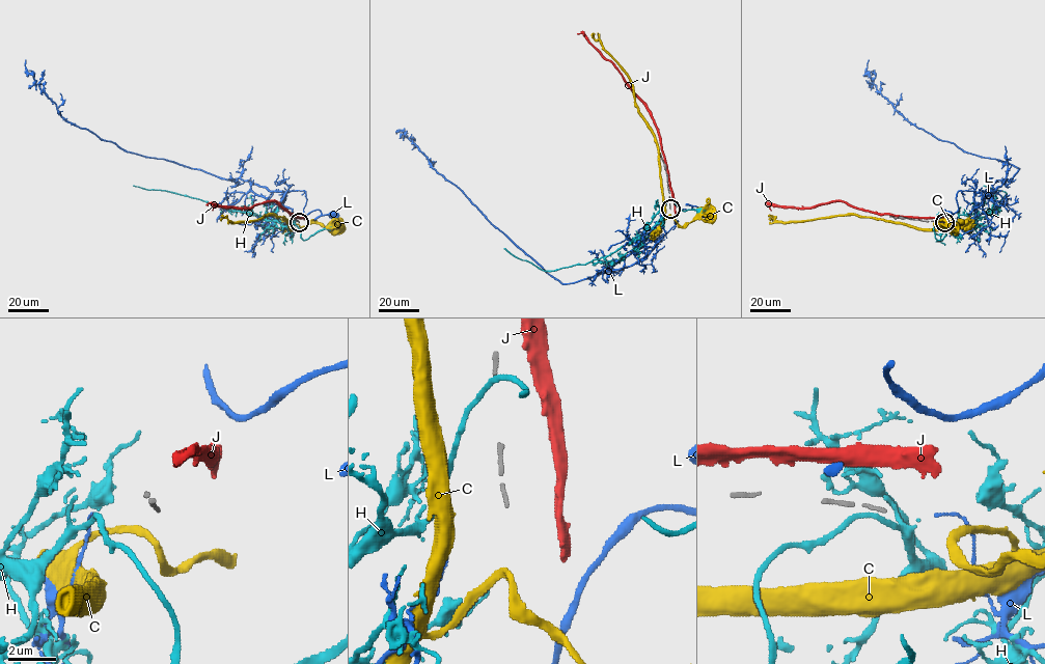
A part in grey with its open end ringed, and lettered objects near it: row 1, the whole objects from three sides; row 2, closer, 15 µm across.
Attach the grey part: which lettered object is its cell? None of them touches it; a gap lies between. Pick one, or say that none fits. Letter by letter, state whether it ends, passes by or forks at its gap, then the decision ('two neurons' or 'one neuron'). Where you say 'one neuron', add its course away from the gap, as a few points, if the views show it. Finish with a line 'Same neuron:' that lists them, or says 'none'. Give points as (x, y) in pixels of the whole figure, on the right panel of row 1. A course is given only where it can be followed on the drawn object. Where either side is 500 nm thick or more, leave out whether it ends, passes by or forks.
C: it passes by; two neurons
H: it passes by; two neurons
J: it passes by; two neurons
L: it ends there; two neurons
Same neuron: none

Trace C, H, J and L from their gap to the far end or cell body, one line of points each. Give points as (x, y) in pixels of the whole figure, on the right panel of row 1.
C: (950, 224), (953, 227), (963, 223), (950, 227), (950, 222)
H: (943, 222), (934, 228), (937, 240), (946, 234), (945, 227)
J: (944, 219), (875, 214), (845, 202), (829, 201), (810, 208), (772, 206), (768, 202), (769, 204)
L: (949, 222), (955, 230), (975, 215), (974, 191), (958, 192), (958, 210), (941, 215), (949, 215)

